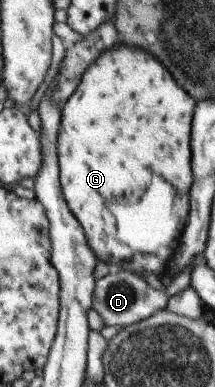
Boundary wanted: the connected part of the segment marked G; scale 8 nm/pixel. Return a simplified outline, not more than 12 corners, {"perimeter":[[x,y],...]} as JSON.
{"perimeter":[[122,41],[61,107],[89,248],[165,276],[196,102]]}

